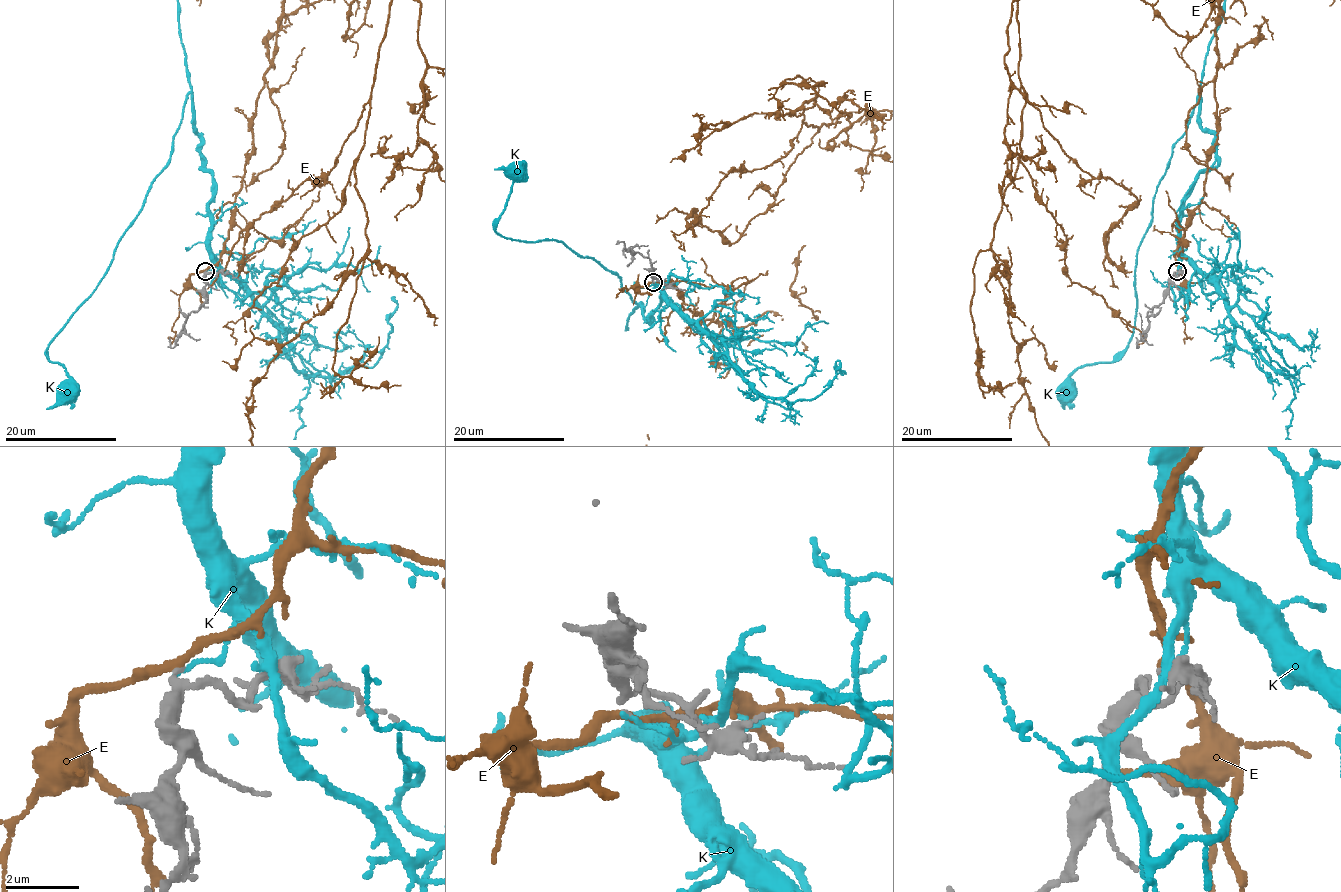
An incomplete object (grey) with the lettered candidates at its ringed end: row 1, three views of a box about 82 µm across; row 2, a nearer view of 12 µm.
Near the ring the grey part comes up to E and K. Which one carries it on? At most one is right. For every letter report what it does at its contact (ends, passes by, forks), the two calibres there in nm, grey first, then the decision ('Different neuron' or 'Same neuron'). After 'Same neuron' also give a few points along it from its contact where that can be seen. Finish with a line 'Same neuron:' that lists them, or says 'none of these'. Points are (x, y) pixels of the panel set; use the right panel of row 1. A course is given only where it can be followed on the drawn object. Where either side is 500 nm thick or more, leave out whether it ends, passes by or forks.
E: It passes by. Thickness 150 nm (grey) against 240 nm. Different neuron
K: It ends there. Thickness 150 nm (grey) against 100 nm. Different neuron
Same neuron: none of these

